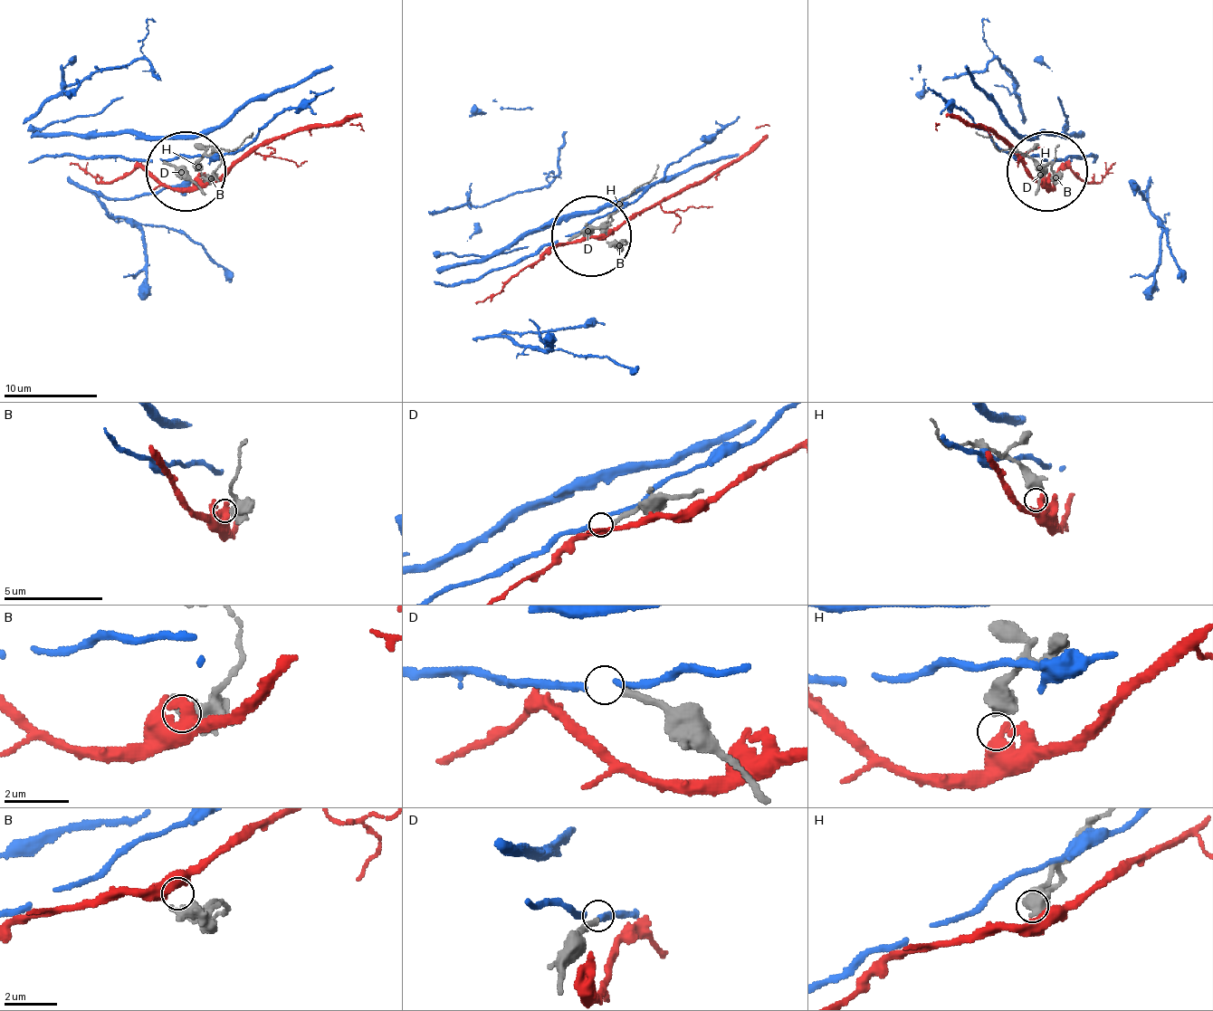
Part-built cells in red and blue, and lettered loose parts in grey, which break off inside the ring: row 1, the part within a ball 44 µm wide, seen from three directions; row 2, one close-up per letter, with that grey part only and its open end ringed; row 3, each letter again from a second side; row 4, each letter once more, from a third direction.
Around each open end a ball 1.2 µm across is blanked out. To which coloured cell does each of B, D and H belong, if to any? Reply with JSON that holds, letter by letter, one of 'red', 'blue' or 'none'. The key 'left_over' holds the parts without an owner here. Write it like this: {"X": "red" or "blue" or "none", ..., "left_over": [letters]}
{"B": "red", "D": "blue", "H": "none", "left_over": ["H"]}

